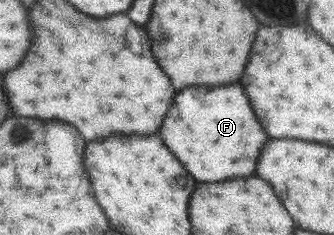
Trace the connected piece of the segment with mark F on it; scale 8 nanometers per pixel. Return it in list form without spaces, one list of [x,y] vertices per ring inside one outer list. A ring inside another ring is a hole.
[[[197,85],[176,93],[176,103],[172,103],[172,111],[164,117],[160,135],[180,155],[180,163],[202,183],[252,175],[260,149],[268,139],[240,85]]]

